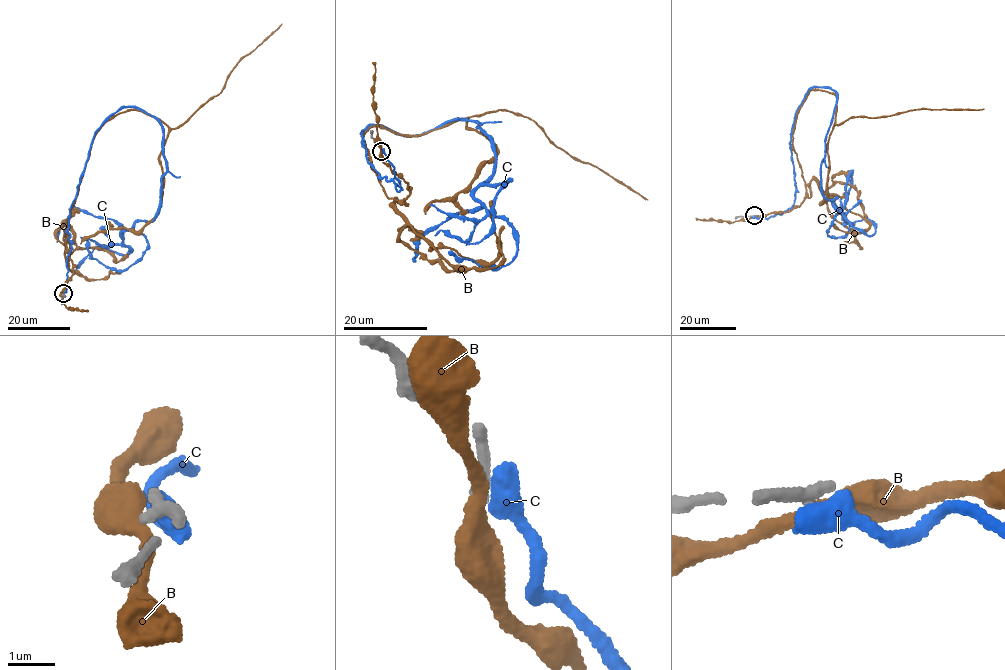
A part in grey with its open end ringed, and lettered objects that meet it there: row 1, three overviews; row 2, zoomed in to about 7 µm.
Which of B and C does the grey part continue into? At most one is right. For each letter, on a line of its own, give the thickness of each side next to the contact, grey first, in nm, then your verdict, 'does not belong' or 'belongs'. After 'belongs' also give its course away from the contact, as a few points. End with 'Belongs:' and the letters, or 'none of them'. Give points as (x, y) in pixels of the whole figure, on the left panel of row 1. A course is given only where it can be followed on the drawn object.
B: 300 nm thick on the grey side, 340 nm on the other; does not belong
C: 320 nm thick on the grey side, 550 nm on the other; does not belong
Belongs: none of them

